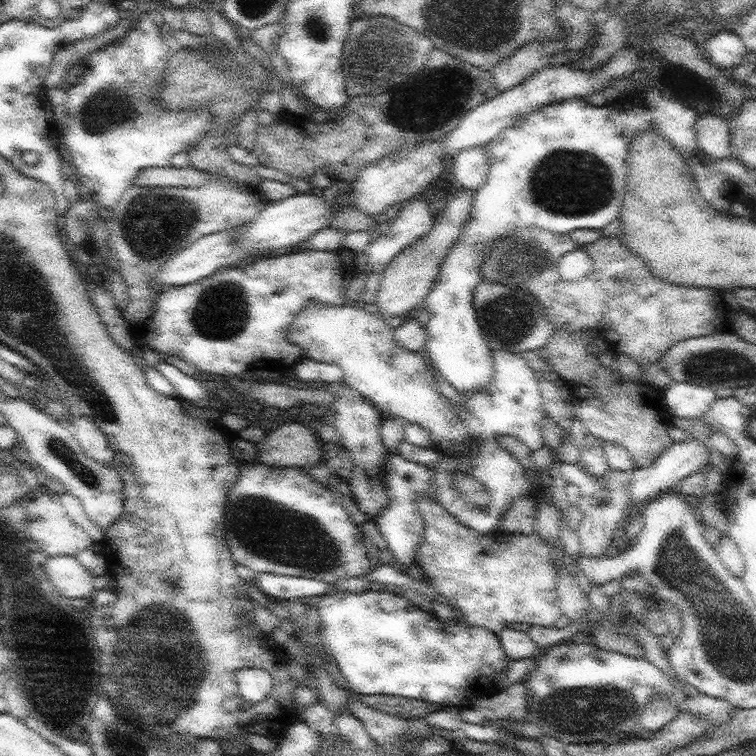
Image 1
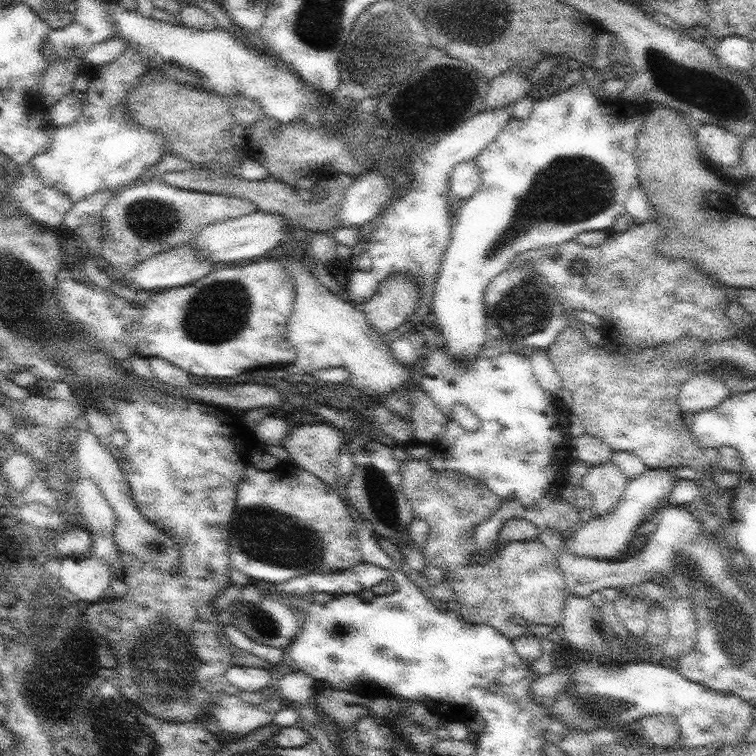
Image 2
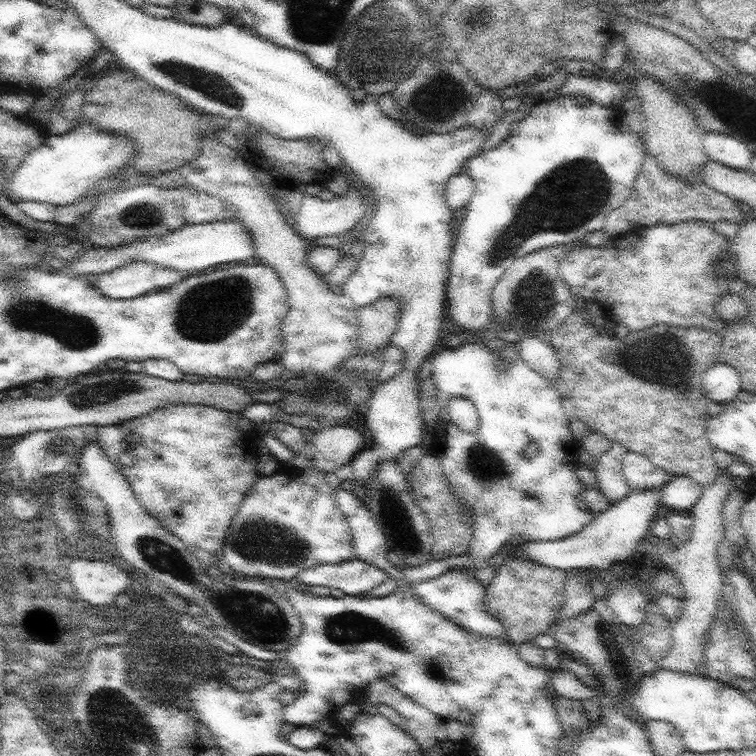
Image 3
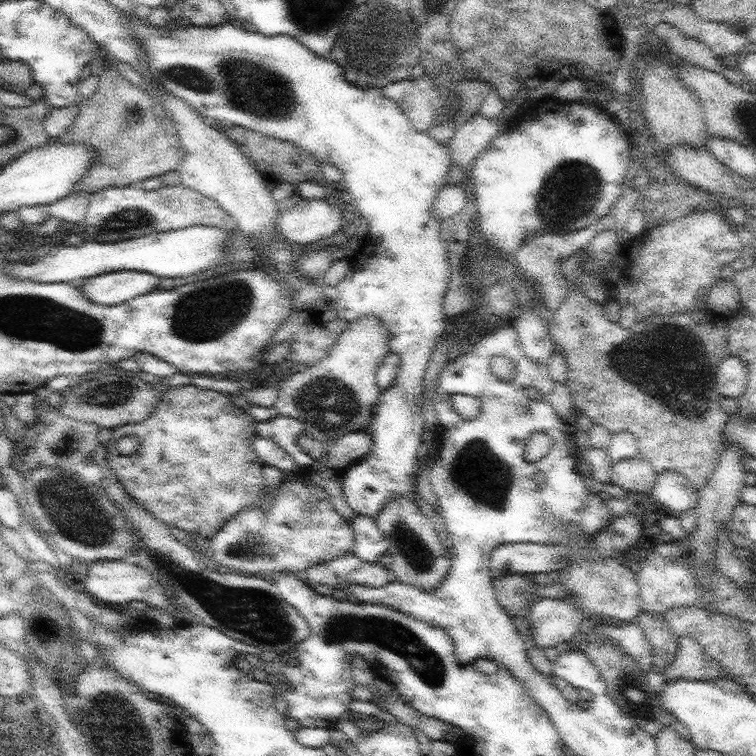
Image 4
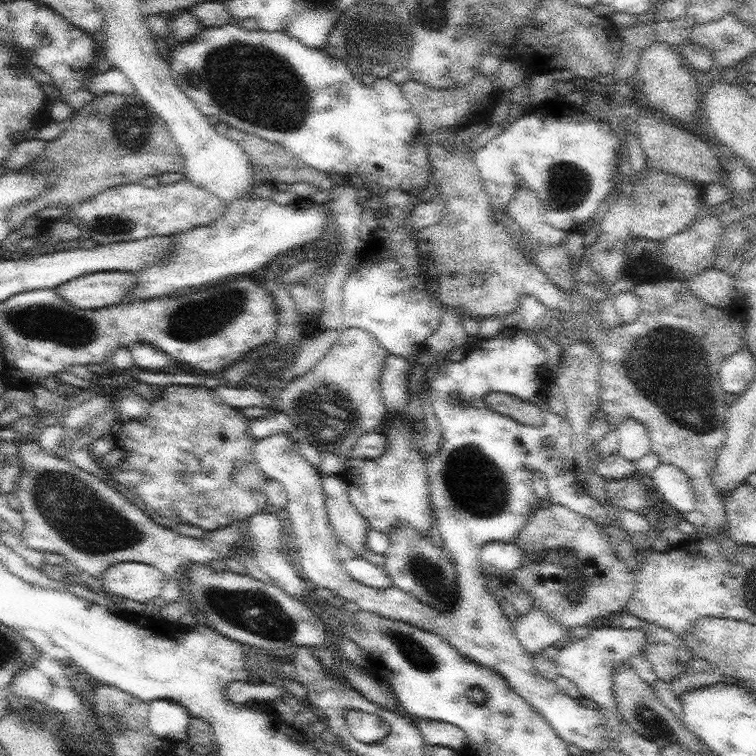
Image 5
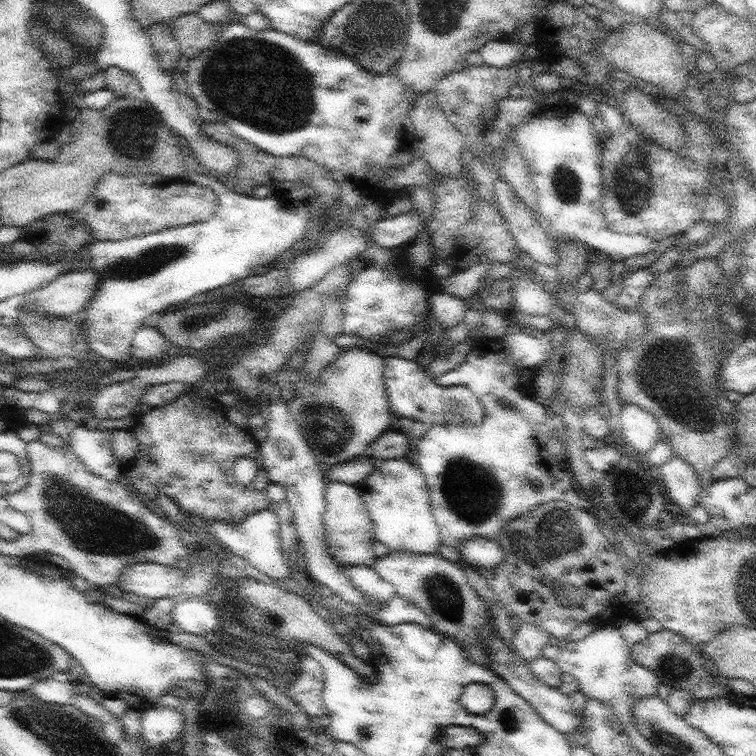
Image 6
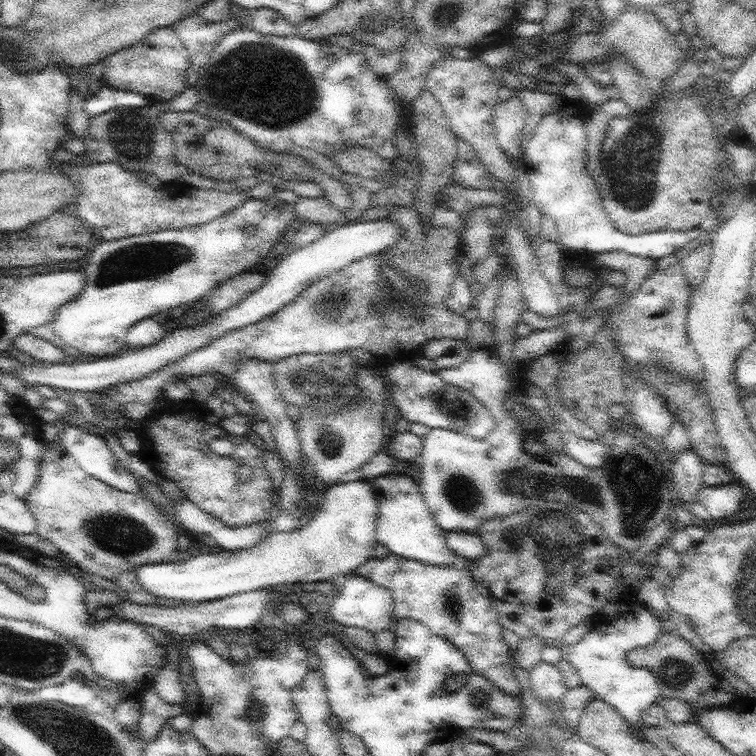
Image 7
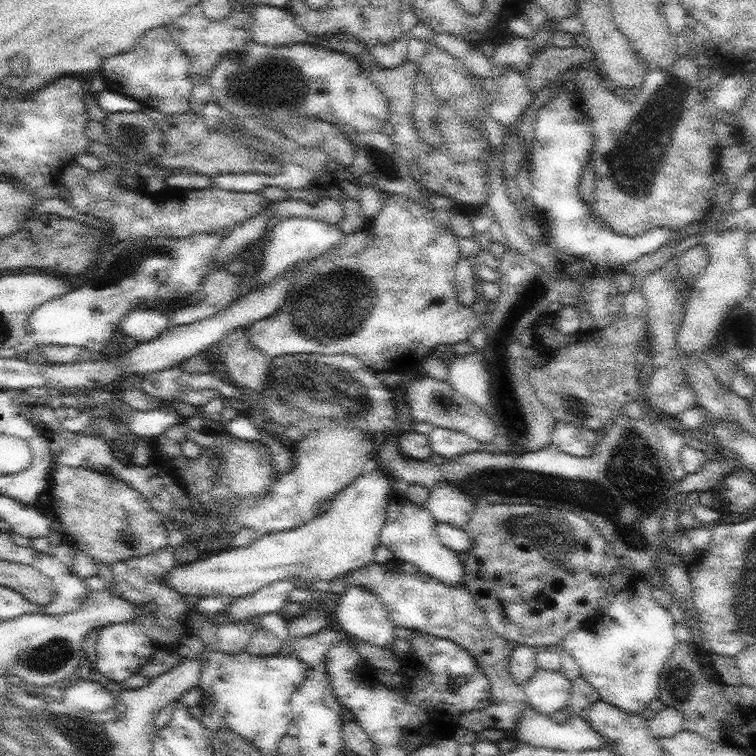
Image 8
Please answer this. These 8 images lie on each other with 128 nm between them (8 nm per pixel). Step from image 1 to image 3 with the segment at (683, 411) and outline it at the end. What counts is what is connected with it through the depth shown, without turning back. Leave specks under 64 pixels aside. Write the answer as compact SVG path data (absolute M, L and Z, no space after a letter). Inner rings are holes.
M716 363L704 376L703 390L711 401L722 403L733 402L742 389L740 371L734 365Z

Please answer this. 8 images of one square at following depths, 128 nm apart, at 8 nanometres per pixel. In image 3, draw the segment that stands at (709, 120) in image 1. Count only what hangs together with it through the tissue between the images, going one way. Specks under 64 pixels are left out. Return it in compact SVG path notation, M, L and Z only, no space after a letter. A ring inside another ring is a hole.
M707 132L704 150L710 160L718 161L736 170L748 170L752 166L754 153L739 137L720 132Z

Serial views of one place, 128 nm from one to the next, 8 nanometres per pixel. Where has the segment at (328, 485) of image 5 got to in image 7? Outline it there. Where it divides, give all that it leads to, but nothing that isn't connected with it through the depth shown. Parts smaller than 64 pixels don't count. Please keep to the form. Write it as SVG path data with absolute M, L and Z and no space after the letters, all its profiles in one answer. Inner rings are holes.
M359 479L328 487L320 510L305 519L300 528L292 532L274 532L256 545L238 551L221 550L218 554L200 554L184 562L146 564L138 569L140 586L150 594L162 598L174 598L187 603L208 602L240 592L265 589L268 586L280 588L300 582L332 581L339 574L350 575L362 564L374 557L377 542L378 512L380 502L374 494L374 485L369 480Z

